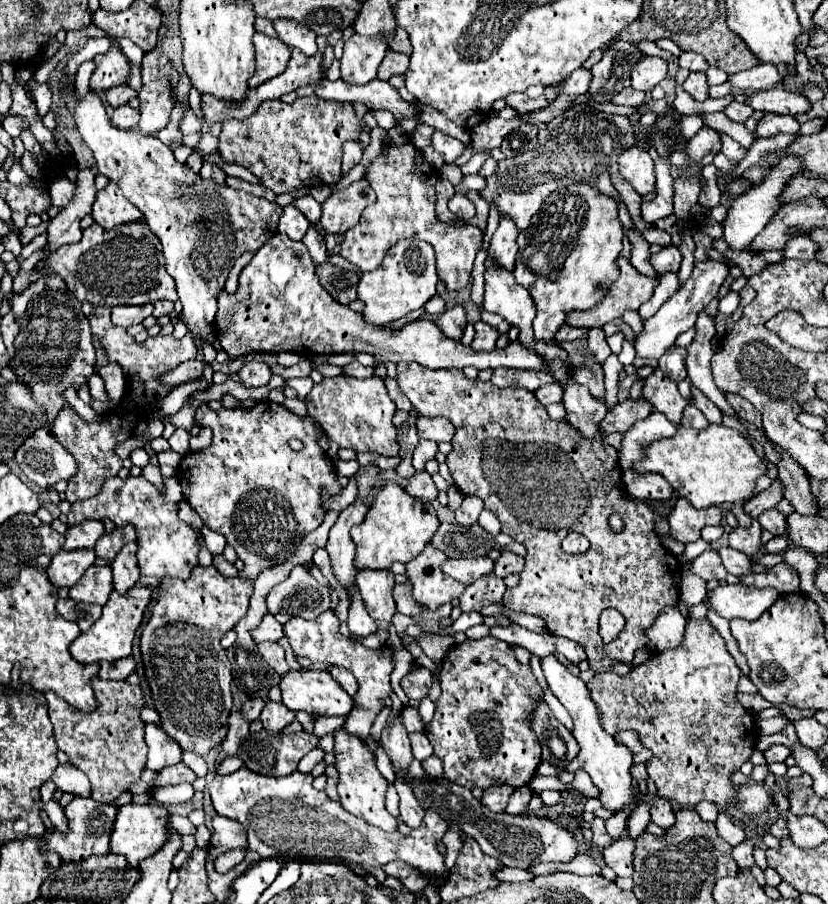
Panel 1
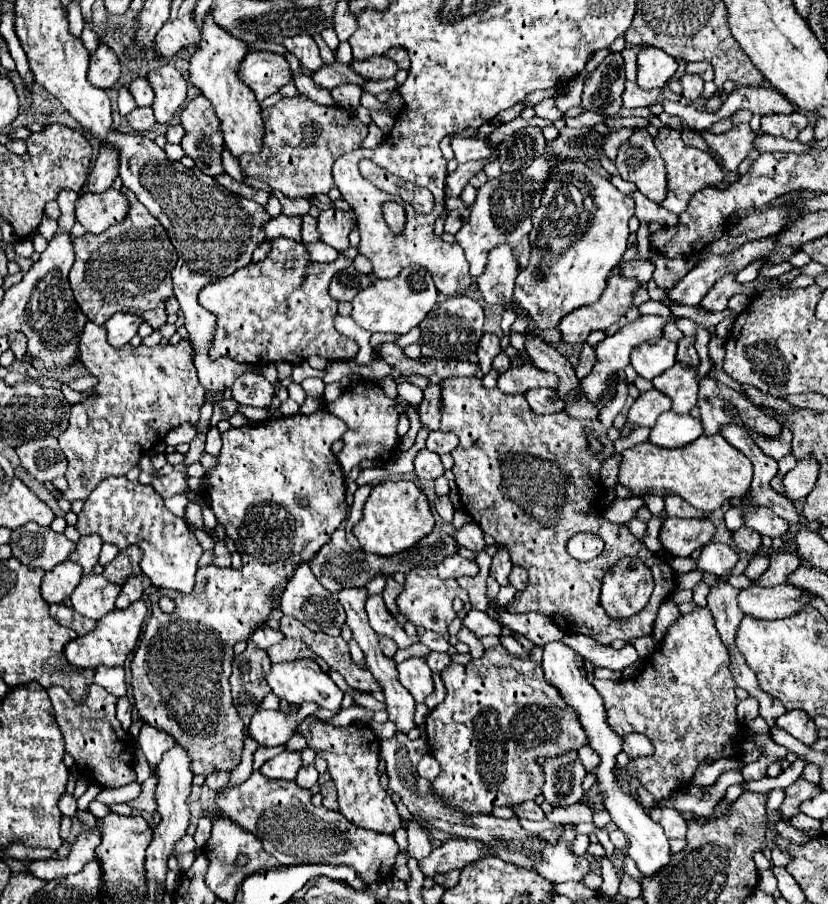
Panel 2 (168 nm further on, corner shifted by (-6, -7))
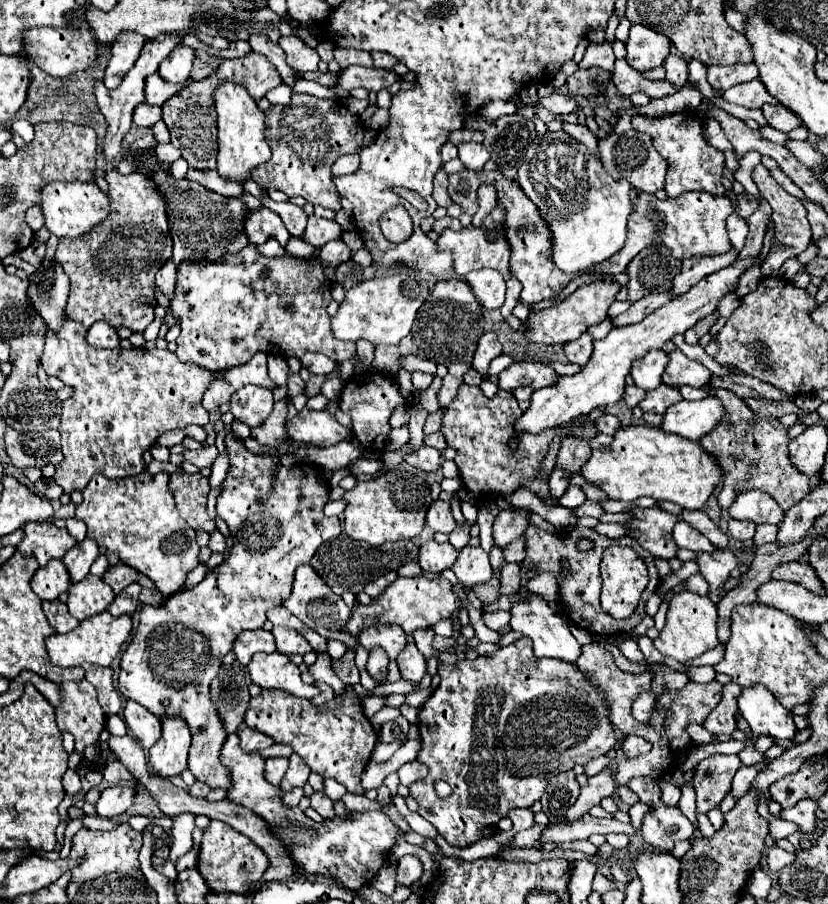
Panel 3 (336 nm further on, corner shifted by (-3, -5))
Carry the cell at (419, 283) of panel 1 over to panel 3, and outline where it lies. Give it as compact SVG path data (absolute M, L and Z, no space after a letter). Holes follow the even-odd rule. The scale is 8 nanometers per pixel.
M404 268L402 272L376 276L372 280L360 282L346 292L338 312L332 316L332 334L344 342L358 342L368 340L374 346L380 344L400 344L400 340L410 332L412 322L416 318L418 308L428 298L428 282L422 278L418 270Z

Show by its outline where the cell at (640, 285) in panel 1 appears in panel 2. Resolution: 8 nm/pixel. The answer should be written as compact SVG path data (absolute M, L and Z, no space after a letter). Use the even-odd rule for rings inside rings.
M611 276L595 304L577 308L559 322L563 340L569 344L585 342L595 330L607 330L633 306L633 294L641 284L633 278Z

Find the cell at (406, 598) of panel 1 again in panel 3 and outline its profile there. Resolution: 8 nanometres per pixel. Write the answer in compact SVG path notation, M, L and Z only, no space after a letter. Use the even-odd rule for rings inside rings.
M392 570L392 572L388 572L386 576L382 576L382 578L376 578L376 580L372 580L372 582L368 582L366 584L366 588L364 588L364 592L368 594L368 596L372 596L372 598L376 598L376 596L380 596L382 592L384 592L384 588L388 586L388 584L392 584L394 580L396 580L396 570Z

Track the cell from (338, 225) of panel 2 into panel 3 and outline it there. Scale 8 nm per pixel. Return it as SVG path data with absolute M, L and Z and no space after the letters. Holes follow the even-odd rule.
M310 216L308 218L308 226L302 234L302 240L306 244L312 244L316 248L322 248L326 242L336 240L342 236L342 226L334 220L326 220L326 218L318 218L318 216Z

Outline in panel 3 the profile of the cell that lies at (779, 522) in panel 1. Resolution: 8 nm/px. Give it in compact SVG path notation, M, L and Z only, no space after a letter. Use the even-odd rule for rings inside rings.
M762 490L738 494L728 512L736 520L750 520L754 524L780 524L780 518L784 516L780 506Z

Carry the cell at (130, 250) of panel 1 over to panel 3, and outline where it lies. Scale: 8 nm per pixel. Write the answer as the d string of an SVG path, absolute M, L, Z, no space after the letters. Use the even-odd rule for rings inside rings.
M112 168L106 174L106 182L110 184L108 218L88 230L88 234L82 238L60 238L56 248L56 262L64 266L64 272L68 274L70 281L68 304L64 312L68 314L68 318L82 322L86 328L102 320L110 326L126 326L132 332L142 332L154 320L154 274L172 256L172 236L168 228L166 202L148 174L134 172L130 176L122 176L116 168Z

